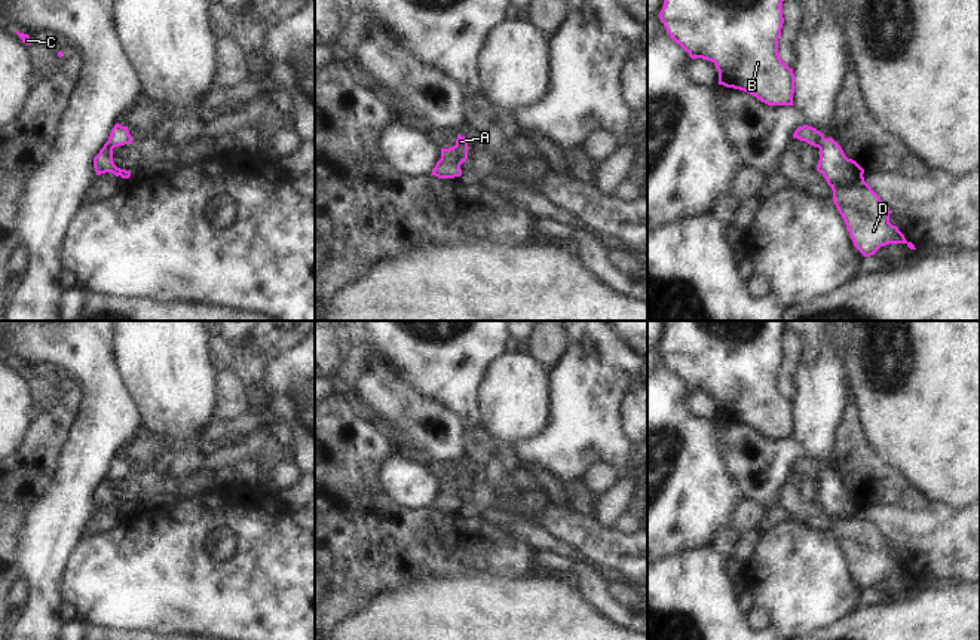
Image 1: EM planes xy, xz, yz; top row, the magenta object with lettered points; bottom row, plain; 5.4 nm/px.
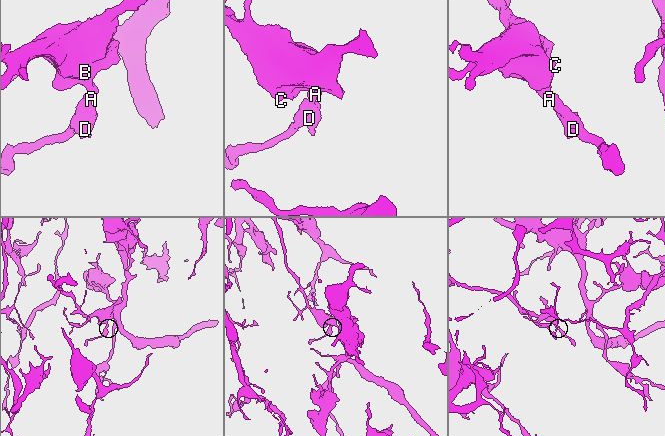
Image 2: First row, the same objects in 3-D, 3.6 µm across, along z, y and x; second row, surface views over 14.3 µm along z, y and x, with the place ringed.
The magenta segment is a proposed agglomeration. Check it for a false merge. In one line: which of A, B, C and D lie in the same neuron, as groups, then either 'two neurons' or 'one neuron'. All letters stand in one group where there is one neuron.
A B C D | one neuron

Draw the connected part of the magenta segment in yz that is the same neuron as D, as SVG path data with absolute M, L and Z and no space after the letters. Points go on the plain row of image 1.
M803 457L794 463L793 471L806 474L808 477L820 481L817 503L823 506L827 517L832 520L832 532L846 557L854 579L864 590L873 588L881 579L889 576L906 576L910 582L916 582L912 575L906 573L898 560L889 555L891 543L864 514L864 502L855 493L848 492L842 480L832 469L826 471L815 460Z

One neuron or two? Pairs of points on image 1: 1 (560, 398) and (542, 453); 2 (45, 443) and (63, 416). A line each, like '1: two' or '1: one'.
1: one
2: one

